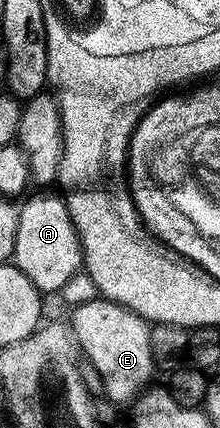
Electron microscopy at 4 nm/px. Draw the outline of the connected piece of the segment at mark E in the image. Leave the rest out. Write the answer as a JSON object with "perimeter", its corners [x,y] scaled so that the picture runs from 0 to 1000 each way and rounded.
{"perimeter":[[[445,692],[405,708],[327,717],[332,752],[323,769],[350,787],[373,829],[405,834],[414,853],[441,862],[477,921],[500,942],[600,942],[605,932],[682,900],[705,848],[686,822],[682,755],[595,729],[573,715],[495,706]]]}

